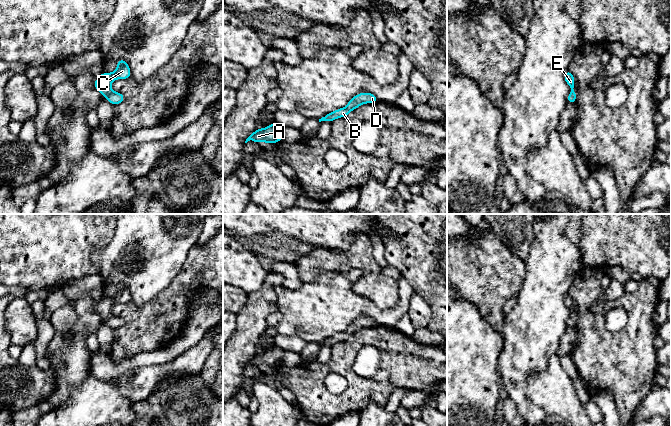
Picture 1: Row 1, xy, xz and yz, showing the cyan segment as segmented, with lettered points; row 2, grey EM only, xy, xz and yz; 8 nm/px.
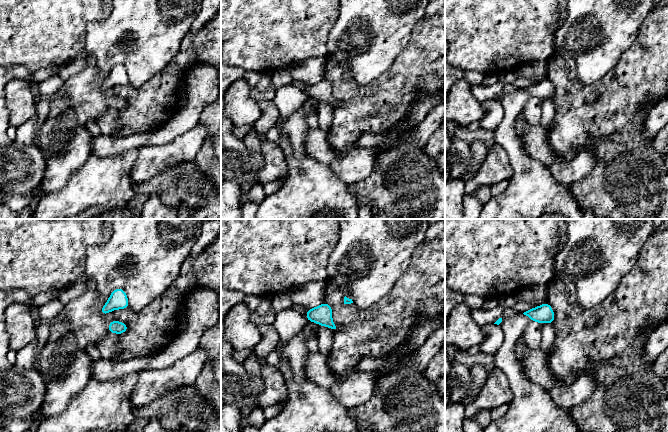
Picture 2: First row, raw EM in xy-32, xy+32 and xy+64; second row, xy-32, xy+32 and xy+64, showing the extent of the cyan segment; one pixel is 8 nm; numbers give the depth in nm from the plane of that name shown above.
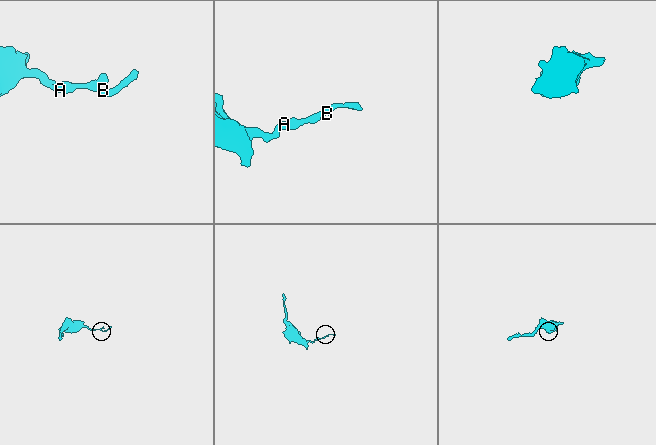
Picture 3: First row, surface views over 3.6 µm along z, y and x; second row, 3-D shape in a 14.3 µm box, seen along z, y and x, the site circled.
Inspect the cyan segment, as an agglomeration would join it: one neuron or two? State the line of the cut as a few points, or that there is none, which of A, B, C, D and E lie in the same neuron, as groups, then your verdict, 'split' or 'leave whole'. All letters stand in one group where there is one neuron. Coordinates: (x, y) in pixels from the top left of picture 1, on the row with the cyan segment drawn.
no cut; A B C D E; leave whole

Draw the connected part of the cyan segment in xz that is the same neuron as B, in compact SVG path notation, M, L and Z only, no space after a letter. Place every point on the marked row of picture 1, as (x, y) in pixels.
M360 93L356 96L354 96L347 104L345 108L337 109L333 113L329 113L319 119L319 122L321 121L329 121L332 122L336 118L345 117L349 114L350 111L356 109L360 105L364 103L377 103L379 100L377 97L371 93Z

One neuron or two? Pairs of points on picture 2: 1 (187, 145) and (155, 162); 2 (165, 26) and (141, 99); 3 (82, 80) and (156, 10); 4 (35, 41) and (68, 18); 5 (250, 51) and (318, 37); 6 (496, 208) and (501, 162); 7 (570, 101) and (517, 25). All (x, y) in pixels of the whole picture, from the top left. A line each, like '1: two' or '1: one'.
1: one
2: two
3: one
4: one
5: one
6: two
7: two

